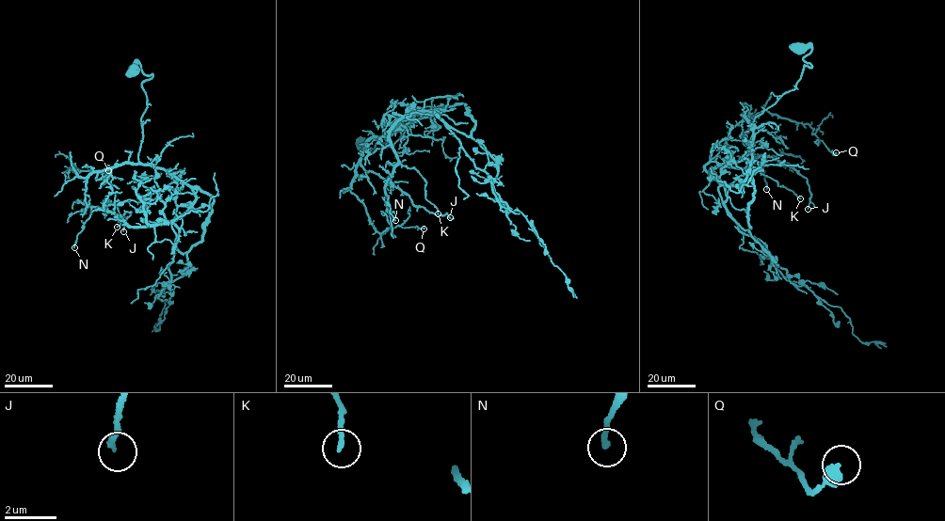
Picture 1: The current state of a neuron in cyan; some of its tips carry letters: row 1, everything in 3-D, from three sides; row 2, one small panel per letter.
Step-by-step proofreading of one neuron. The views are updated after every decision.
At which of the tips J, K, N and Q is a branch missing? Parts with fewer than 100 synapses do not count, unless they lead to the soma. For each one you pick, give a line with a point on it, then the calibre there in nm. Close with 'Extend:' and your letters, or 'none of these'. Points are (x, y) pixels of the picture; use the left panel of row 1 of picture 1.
Extend: none of these

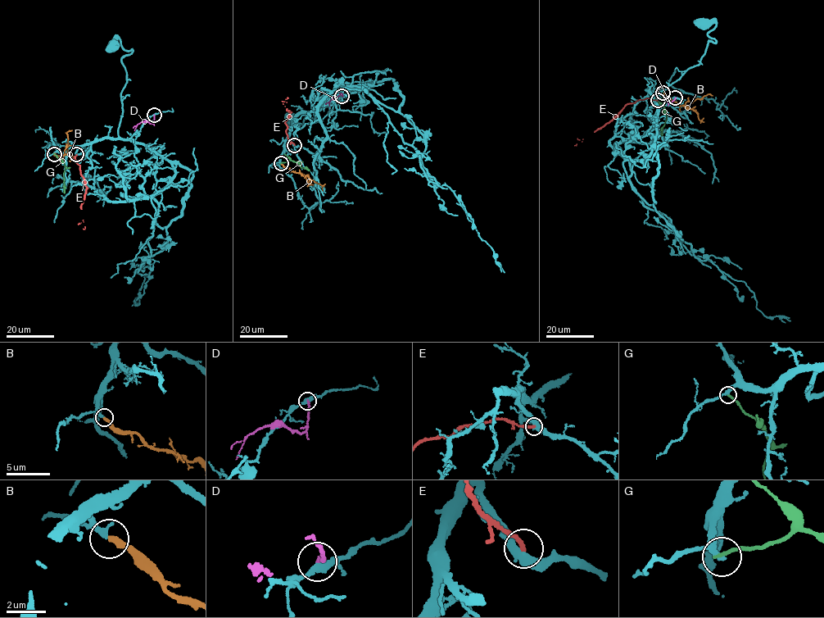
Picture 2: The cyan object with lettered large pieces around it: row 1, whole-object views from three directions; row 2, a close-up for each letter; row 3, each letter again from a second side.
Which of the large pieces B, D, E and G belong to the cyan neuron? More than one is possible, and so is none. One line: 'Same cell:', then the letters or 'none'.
Same cell: B

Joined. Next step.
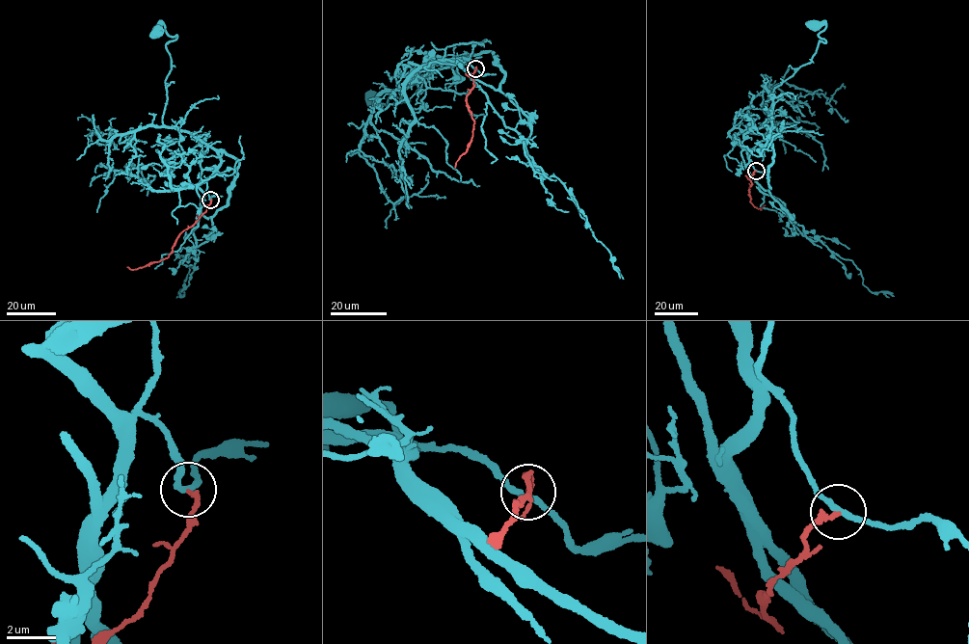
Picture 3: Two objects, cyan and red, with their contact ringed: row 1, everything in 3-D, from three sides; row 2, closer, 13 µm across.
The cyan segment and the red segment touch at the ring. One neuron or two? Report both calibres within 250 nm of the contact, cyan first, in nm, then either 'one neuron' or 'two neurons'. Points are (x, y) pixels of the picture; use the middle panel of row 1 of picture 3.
220 nm thick on the cyan side, 200 nm on the other; two neurons

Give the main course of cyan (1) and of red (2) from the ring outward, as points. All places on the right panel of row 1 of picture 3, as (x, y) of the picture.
1: (756, 171), (743, 134), (762, 127), (773, 88), (811, 62), (825, 41), (818, 36), (824, 25), (813, 23)
2: (756, 171), (749, 177), (750, 201), (762, 209), (765, 204)

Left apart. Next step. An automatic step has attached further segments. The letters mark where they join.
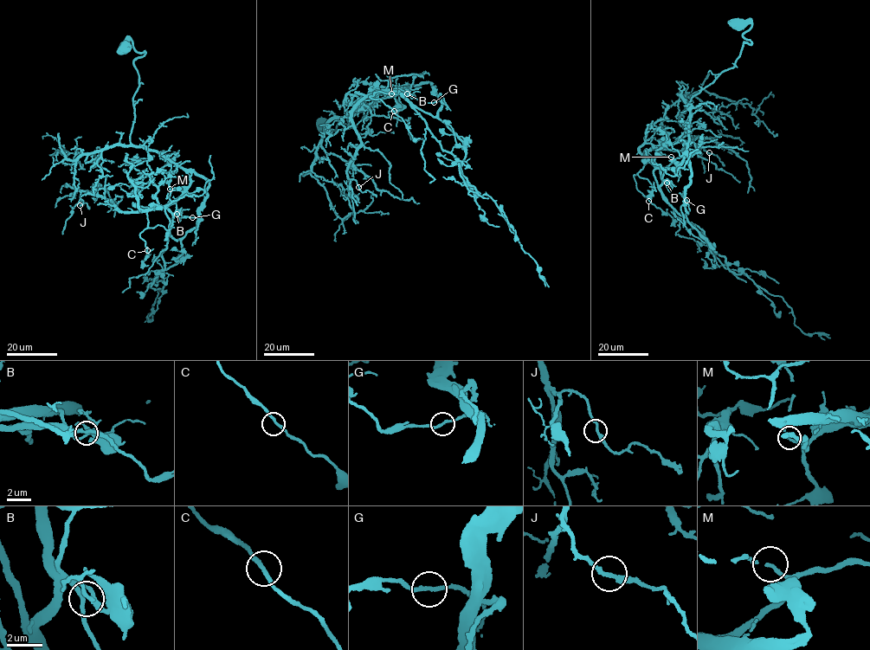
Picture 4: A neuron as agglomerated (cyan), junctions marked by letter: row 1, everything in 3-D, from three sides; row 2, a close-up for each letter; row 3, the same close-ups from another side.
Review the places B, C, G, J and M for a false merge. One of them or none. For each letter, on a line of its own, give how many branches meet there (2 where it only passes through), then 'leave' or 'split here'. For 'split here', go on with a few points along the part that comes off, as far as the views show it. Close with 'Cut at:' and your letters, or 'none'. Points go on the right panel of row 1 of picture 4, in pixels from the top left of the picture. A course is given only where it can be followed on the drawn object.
B: branches 2; leave
C: branches 2; leave
G: branches 2; leave
J: branches 2; leave
M: branches 2; leave
Cut at: none

